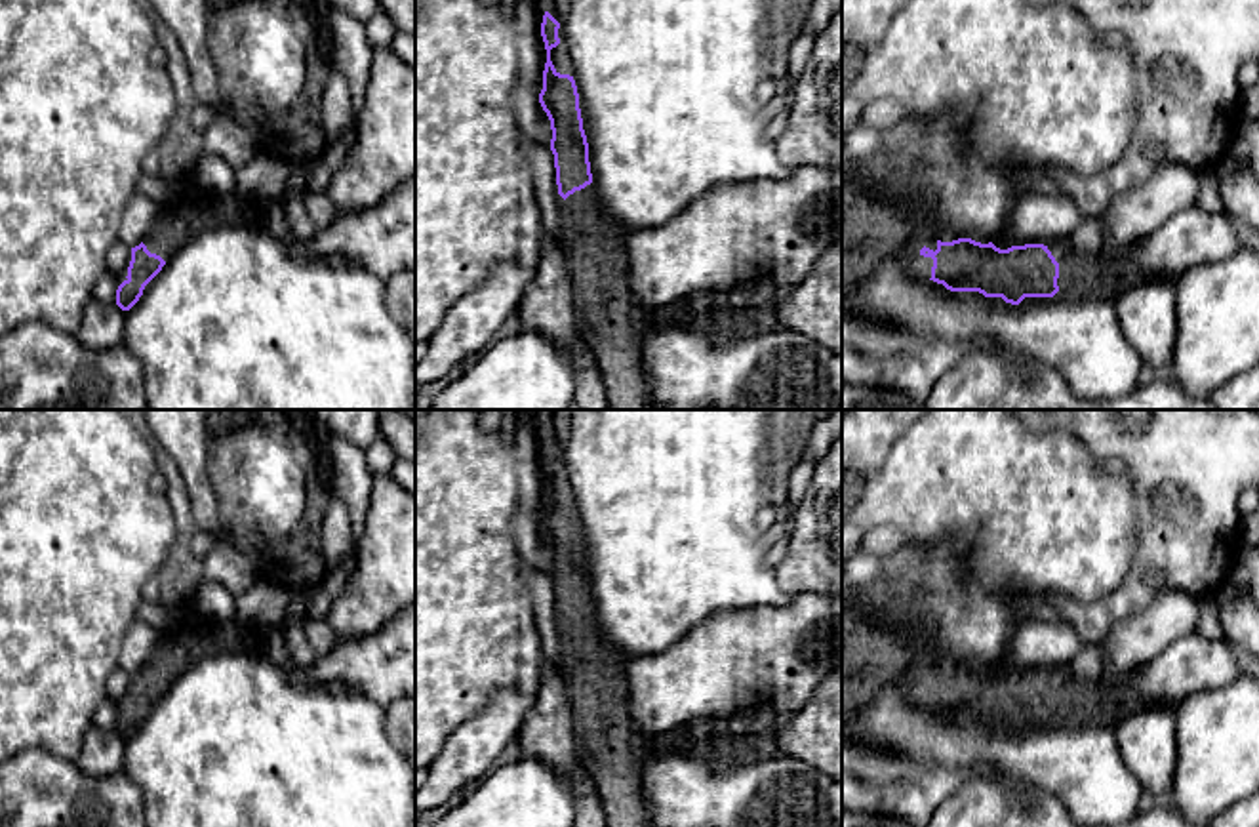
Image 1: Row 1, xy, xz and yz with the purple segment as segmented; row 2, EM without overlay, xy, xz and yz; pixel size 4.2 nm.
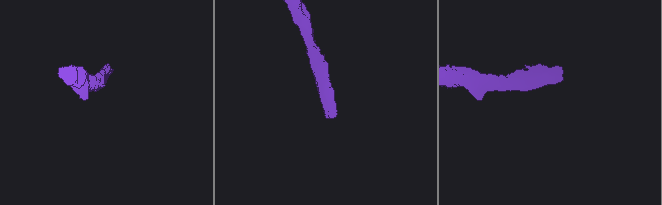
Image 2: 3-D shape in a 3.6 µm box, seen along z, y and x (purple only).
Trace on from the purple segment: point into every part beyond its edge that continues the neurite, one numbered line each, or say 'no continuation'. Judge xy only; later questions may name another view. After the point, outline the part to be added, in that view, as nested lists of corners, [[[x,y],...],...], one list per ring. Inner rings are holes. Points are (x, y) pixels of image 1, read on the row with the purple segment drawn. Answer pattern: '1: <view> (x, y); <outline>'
1: xy (172, 229); [[[179,206],[166,208],[143,242],[150,253],[164,261],[190,236],[189,212]]]

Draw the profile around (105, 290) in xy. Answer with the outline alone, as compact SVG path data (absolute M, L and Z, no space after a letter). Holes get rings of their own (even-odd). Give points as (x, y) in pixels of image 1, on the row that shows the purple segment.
M103 272L93 288L93 299L99 303L116 303L116 290L126 278Z

